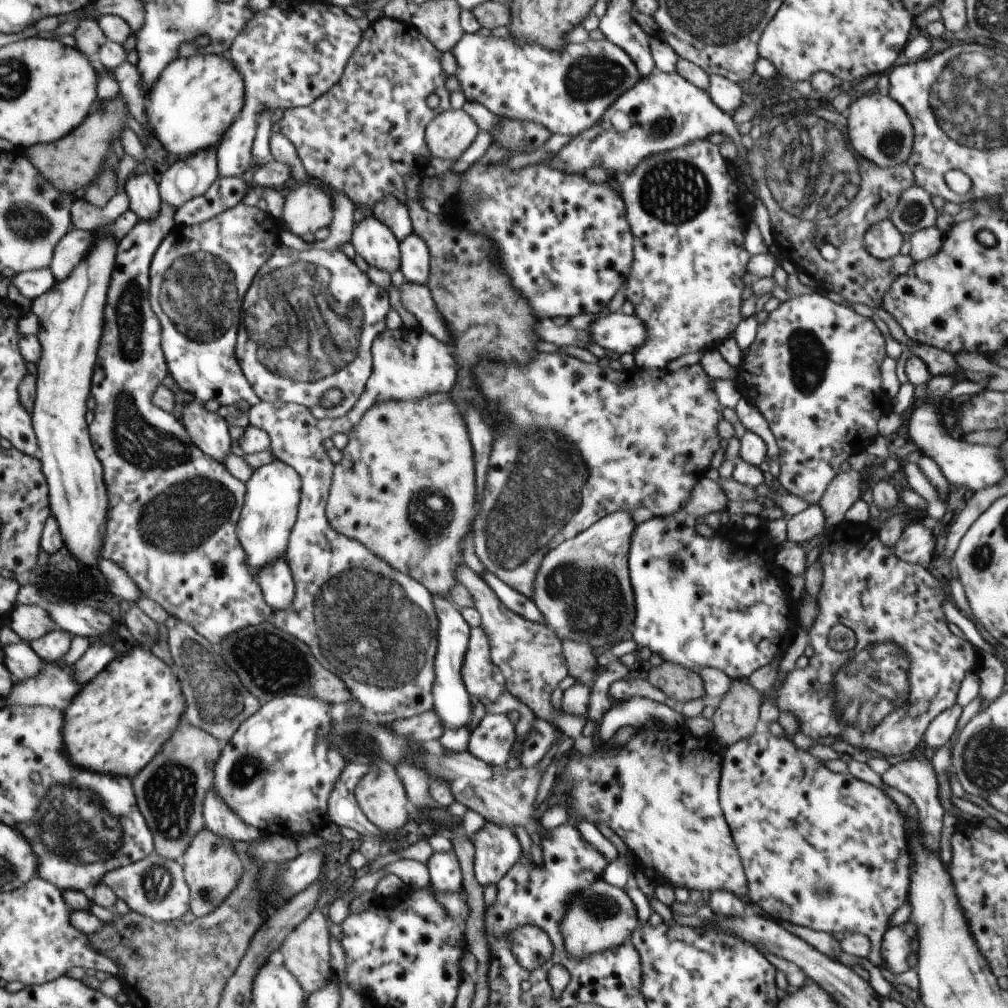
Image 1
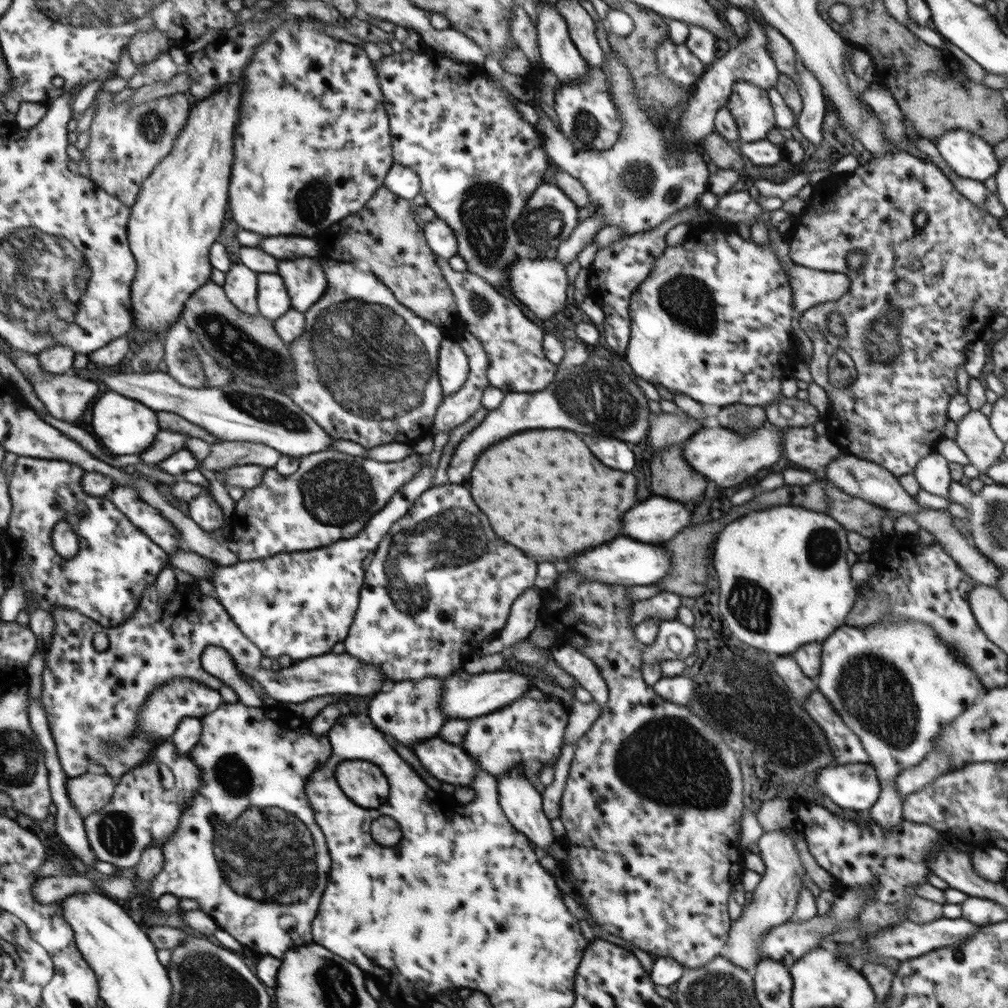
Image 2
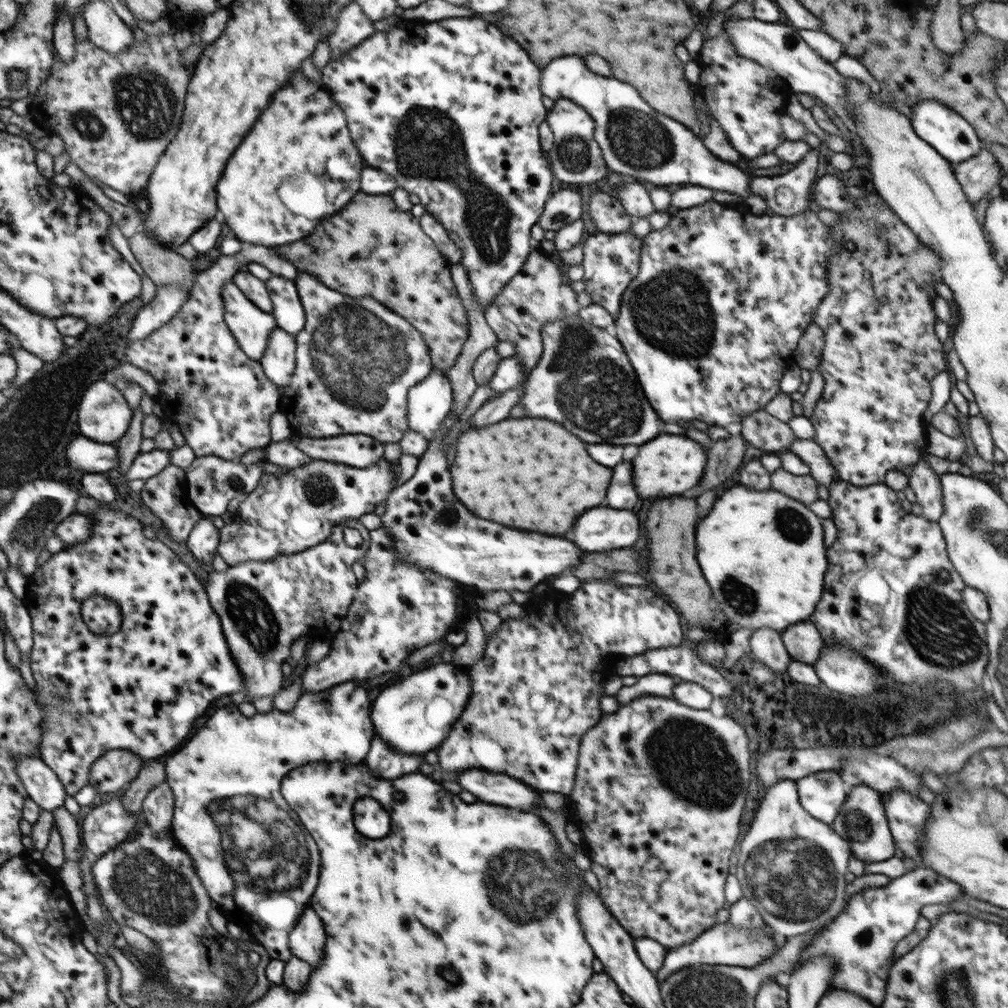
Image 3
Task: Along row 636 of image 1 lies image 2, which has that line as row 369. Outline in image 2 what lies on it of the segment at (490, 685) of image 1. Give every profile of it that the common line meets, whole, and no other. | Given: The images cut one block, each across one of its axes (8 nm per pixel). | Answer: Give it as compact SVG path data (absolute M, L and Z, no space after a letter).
M469 331L464 332L457 341L469 361L468 379L458 392L443 399L432 426L441 434L447 435L457 426L464 424L482 406L482 395L489 386L489 360L482 344Z

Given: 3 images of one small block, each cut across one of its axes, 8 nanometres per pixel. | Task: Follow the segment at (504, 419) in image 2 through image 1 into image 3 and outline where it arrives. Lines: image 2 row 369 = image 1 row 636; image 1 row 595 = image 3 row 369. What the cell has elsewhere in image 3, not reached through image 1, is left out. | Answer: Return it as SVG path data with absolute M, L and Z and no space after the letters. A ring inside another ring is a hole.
M578 314L546 323L541 338L543 354L525 381L522 404L526 416L560 422L590 444L644 444L663 432L663 423L646 399L617 338L583 322ZM592 373L599 373L600 378L592 378Z

